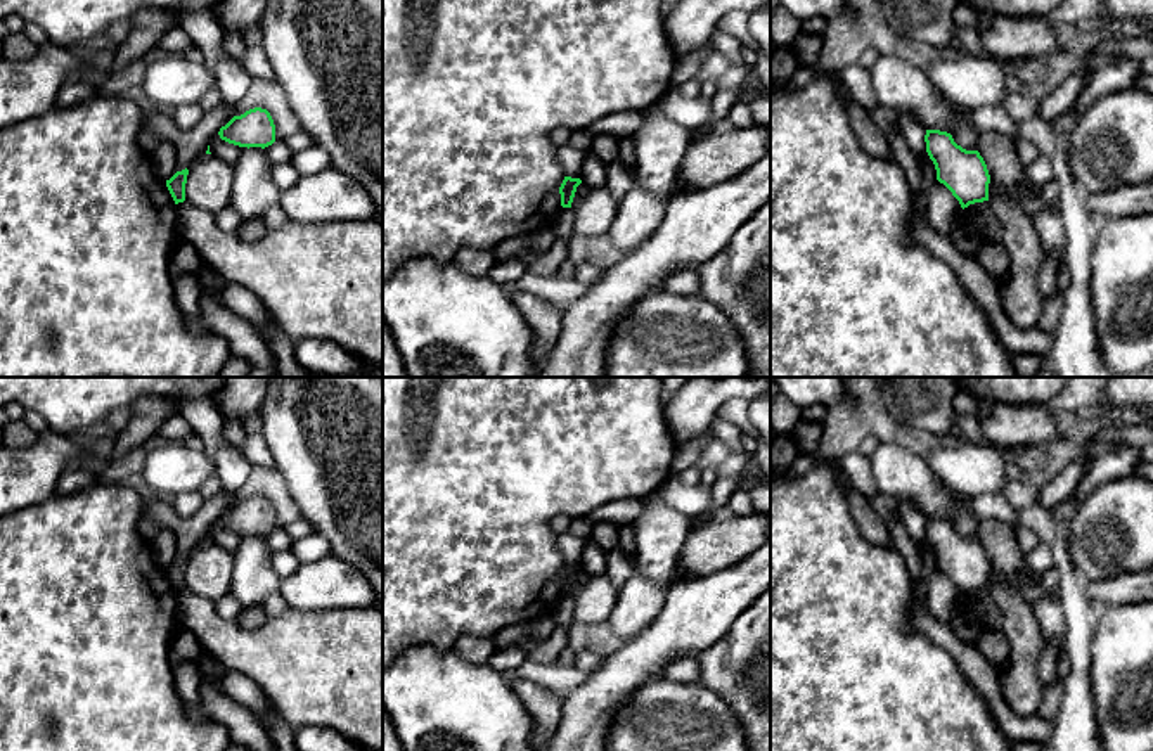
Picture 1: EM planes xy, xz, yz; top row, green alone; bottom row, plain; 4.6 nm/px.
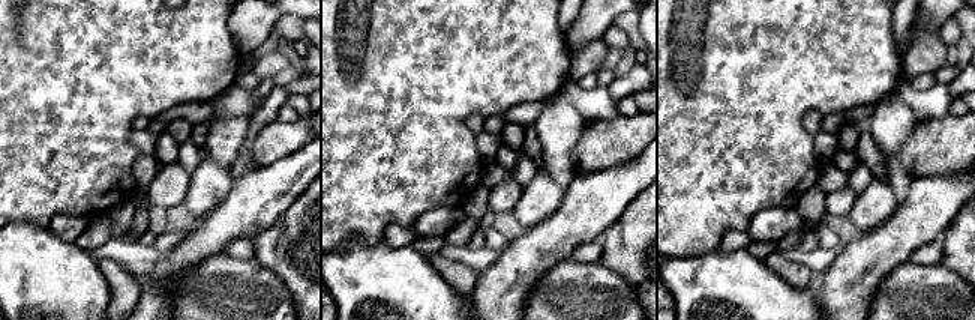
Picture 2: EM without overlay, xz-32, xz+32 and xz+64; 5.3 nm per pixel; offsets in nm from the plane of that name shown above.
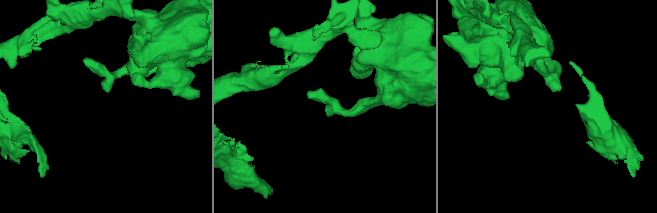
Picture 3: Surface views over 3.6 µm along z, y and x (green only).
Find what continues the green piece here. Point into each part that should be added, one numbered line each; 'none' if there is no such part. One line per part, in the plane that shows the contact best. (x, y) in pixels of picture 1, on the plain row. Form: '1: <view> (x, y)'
none

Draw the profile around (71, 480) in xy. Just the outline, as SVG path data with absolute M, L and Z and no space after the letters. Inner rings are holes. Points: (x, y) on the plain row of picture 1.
M66 469L57 481L57 495L81 491L97 483L97 474L88 469Z

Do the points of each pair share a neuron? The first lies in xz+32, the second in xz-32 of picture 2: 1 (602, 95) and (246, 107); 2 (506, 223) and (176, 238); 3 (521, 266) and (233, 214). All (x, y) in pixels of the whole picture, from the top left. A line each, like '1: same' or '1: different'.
1: same
2: different
3: same

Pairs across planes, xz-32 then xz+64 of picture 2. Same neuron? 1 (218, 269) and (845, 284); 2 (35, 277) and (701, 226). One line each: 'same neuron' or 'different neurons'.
1: different neurons
2: different neurons

